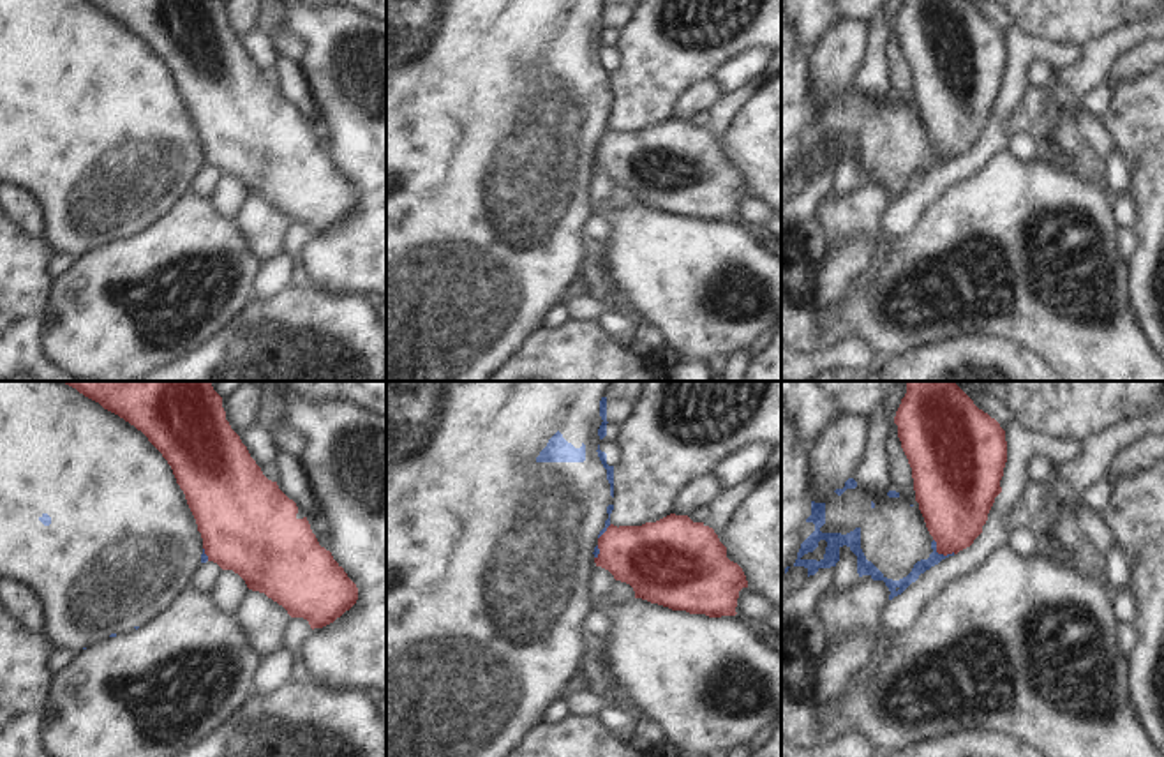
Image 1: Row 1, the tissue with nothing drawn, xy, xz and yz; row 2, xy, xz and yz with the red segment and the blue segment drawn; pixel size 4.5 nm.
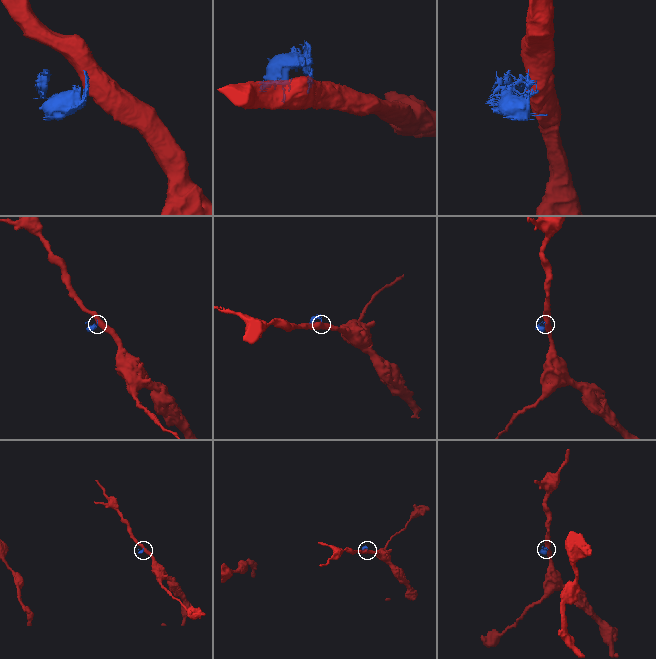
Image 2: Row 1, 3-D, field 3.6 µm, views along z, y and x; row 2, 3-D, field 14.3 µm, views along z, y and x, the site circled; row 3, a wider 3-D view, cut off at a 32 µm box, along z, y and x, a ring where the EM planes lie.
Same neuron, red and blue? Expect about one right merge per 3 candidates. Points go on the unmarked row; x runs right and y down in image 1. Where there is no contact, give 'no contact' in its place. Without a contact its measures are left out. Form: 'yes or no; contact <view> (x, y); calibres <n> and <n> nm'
no; contact yz (940, 157); calibres 320 and 60 nm

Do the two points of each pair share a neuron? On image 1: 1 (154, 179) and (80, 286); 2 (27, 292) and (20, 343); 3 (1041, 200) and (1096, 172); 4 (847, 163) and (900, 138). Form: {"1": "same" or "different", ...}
{"1": "different", "2": "same", "3": "different", "4": "different"}

